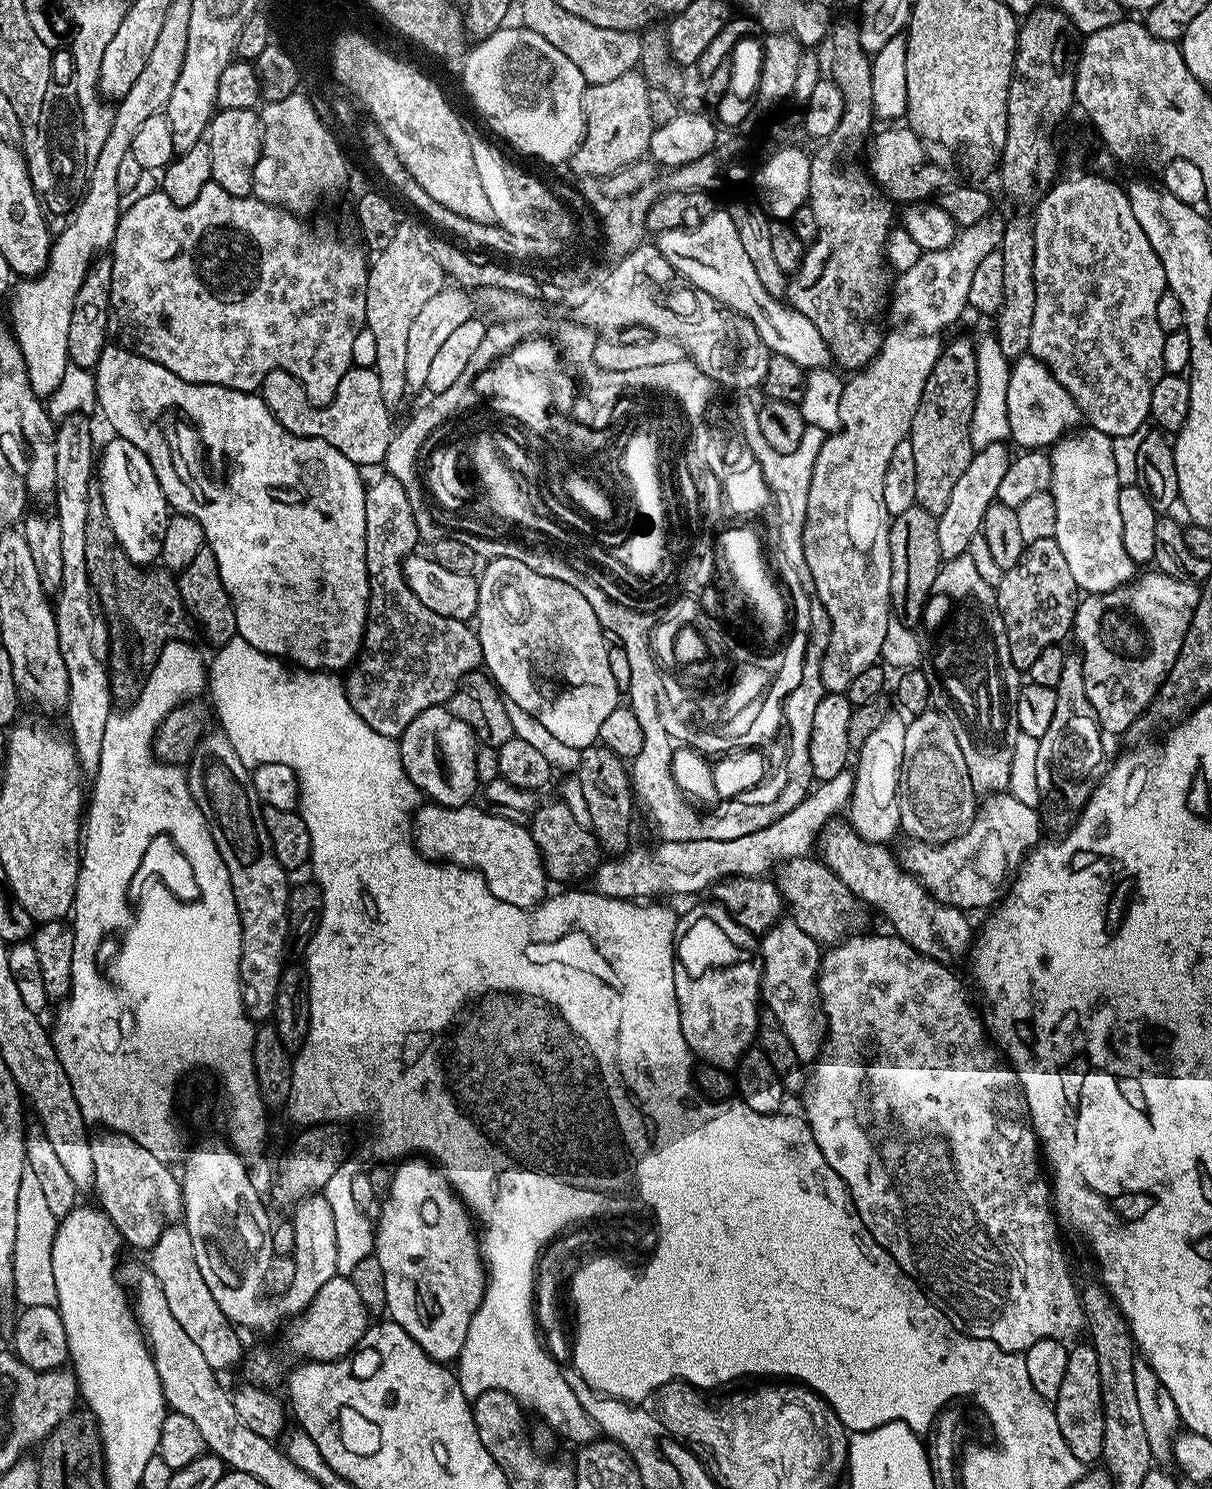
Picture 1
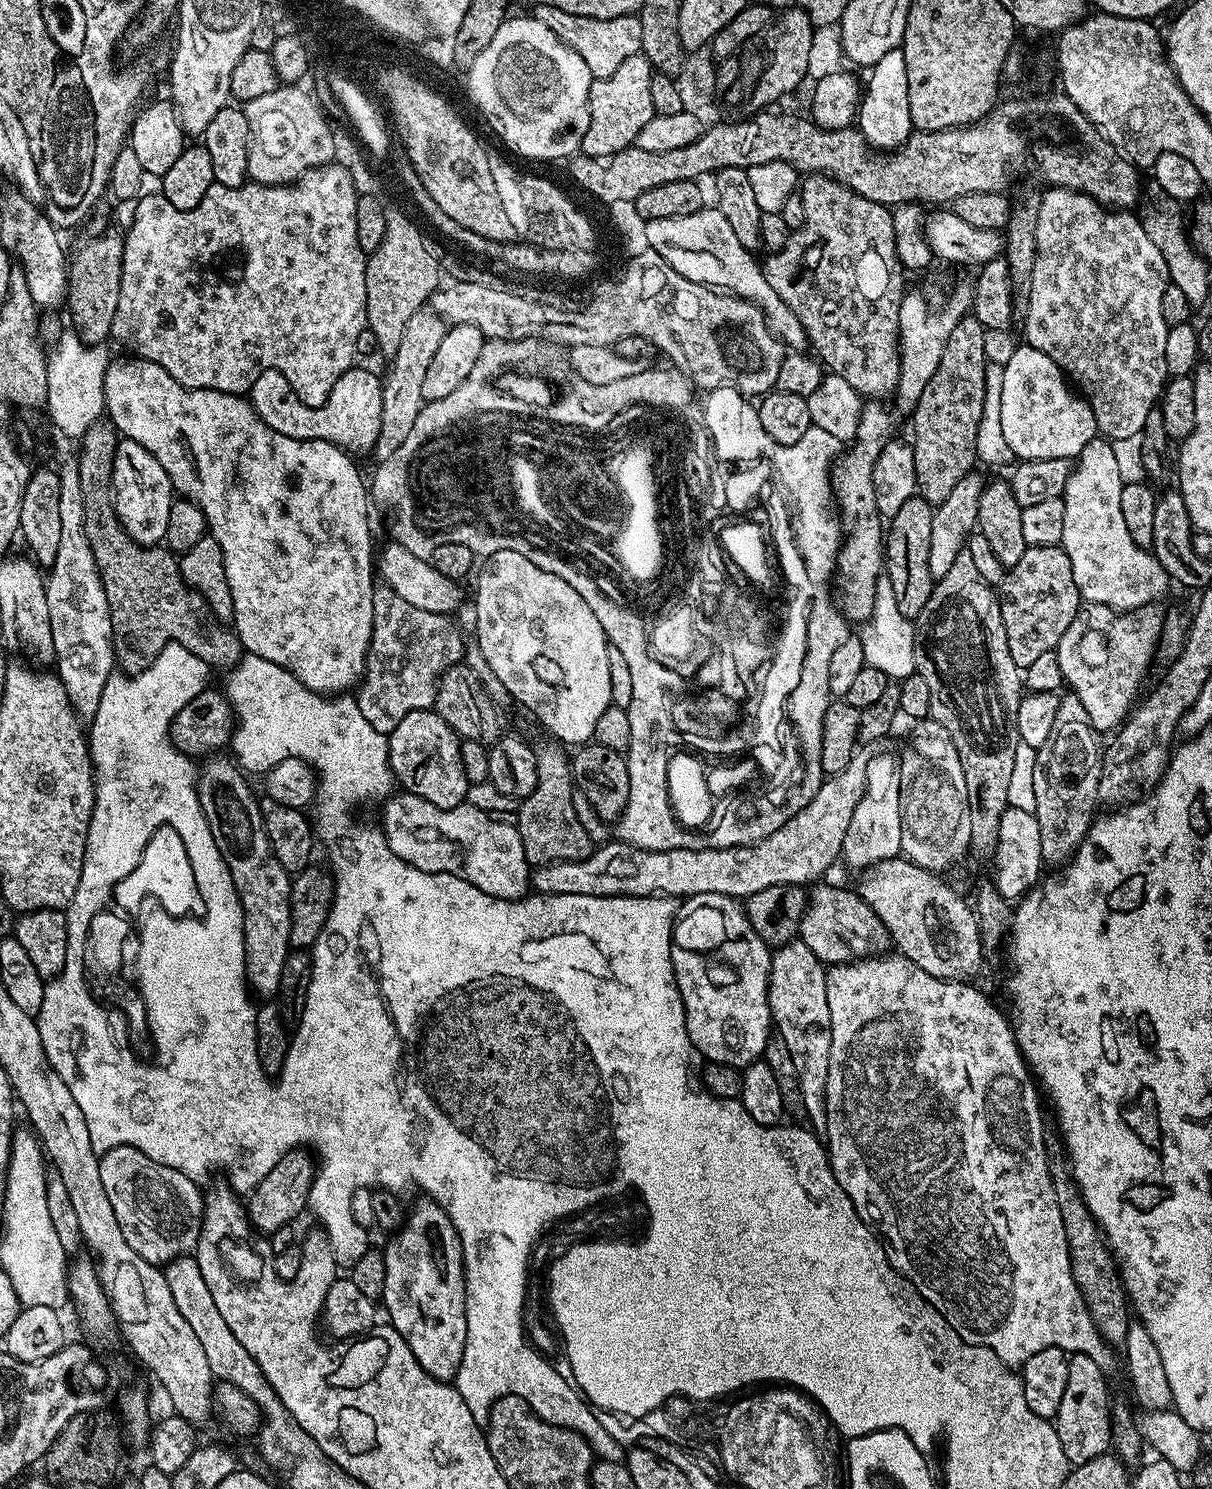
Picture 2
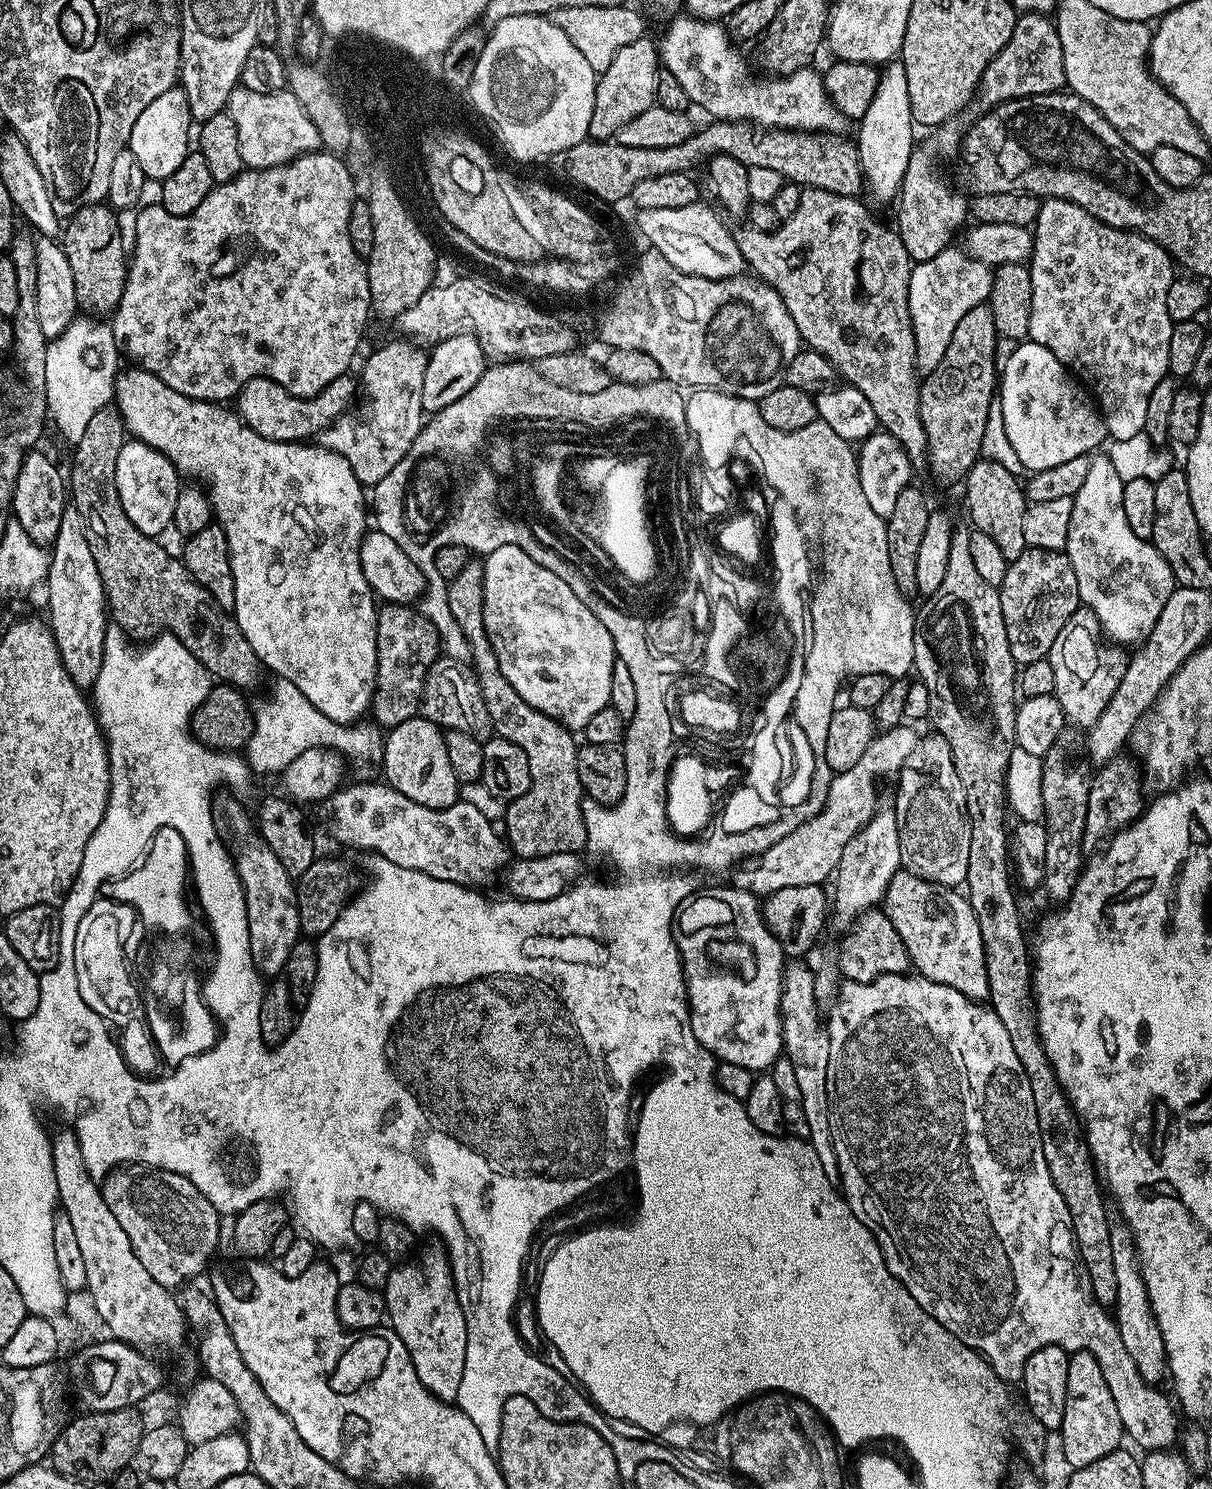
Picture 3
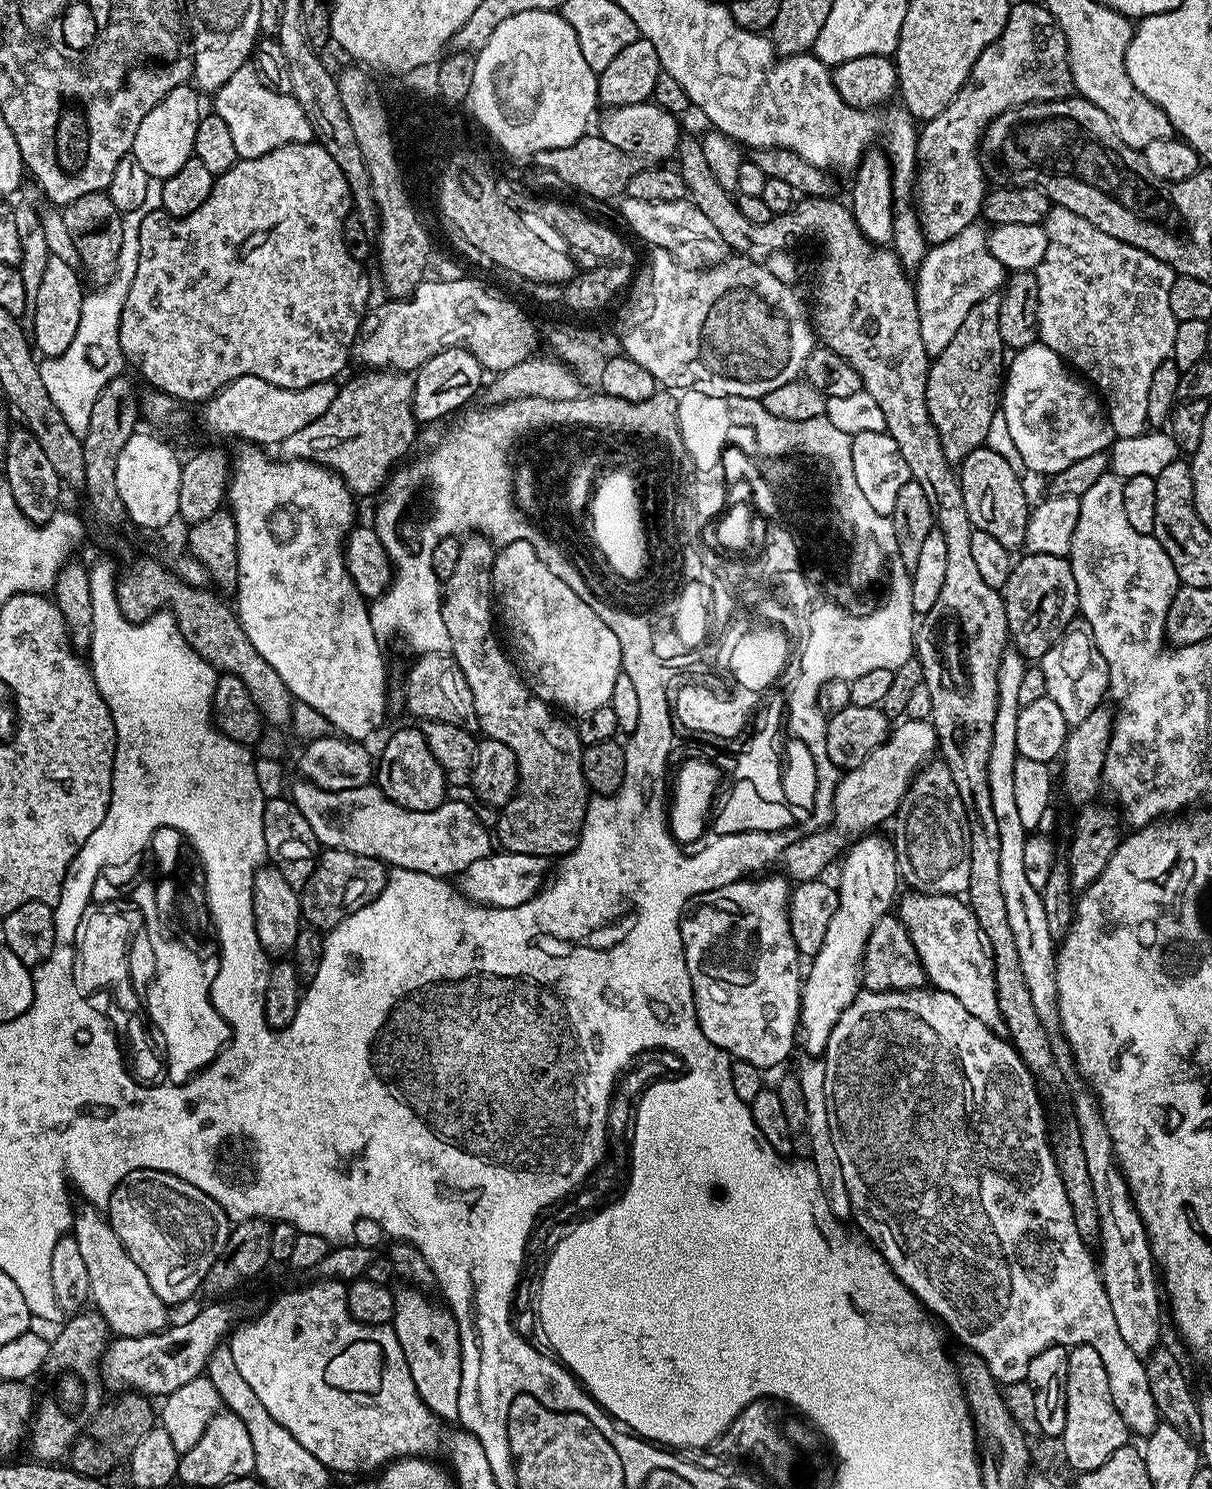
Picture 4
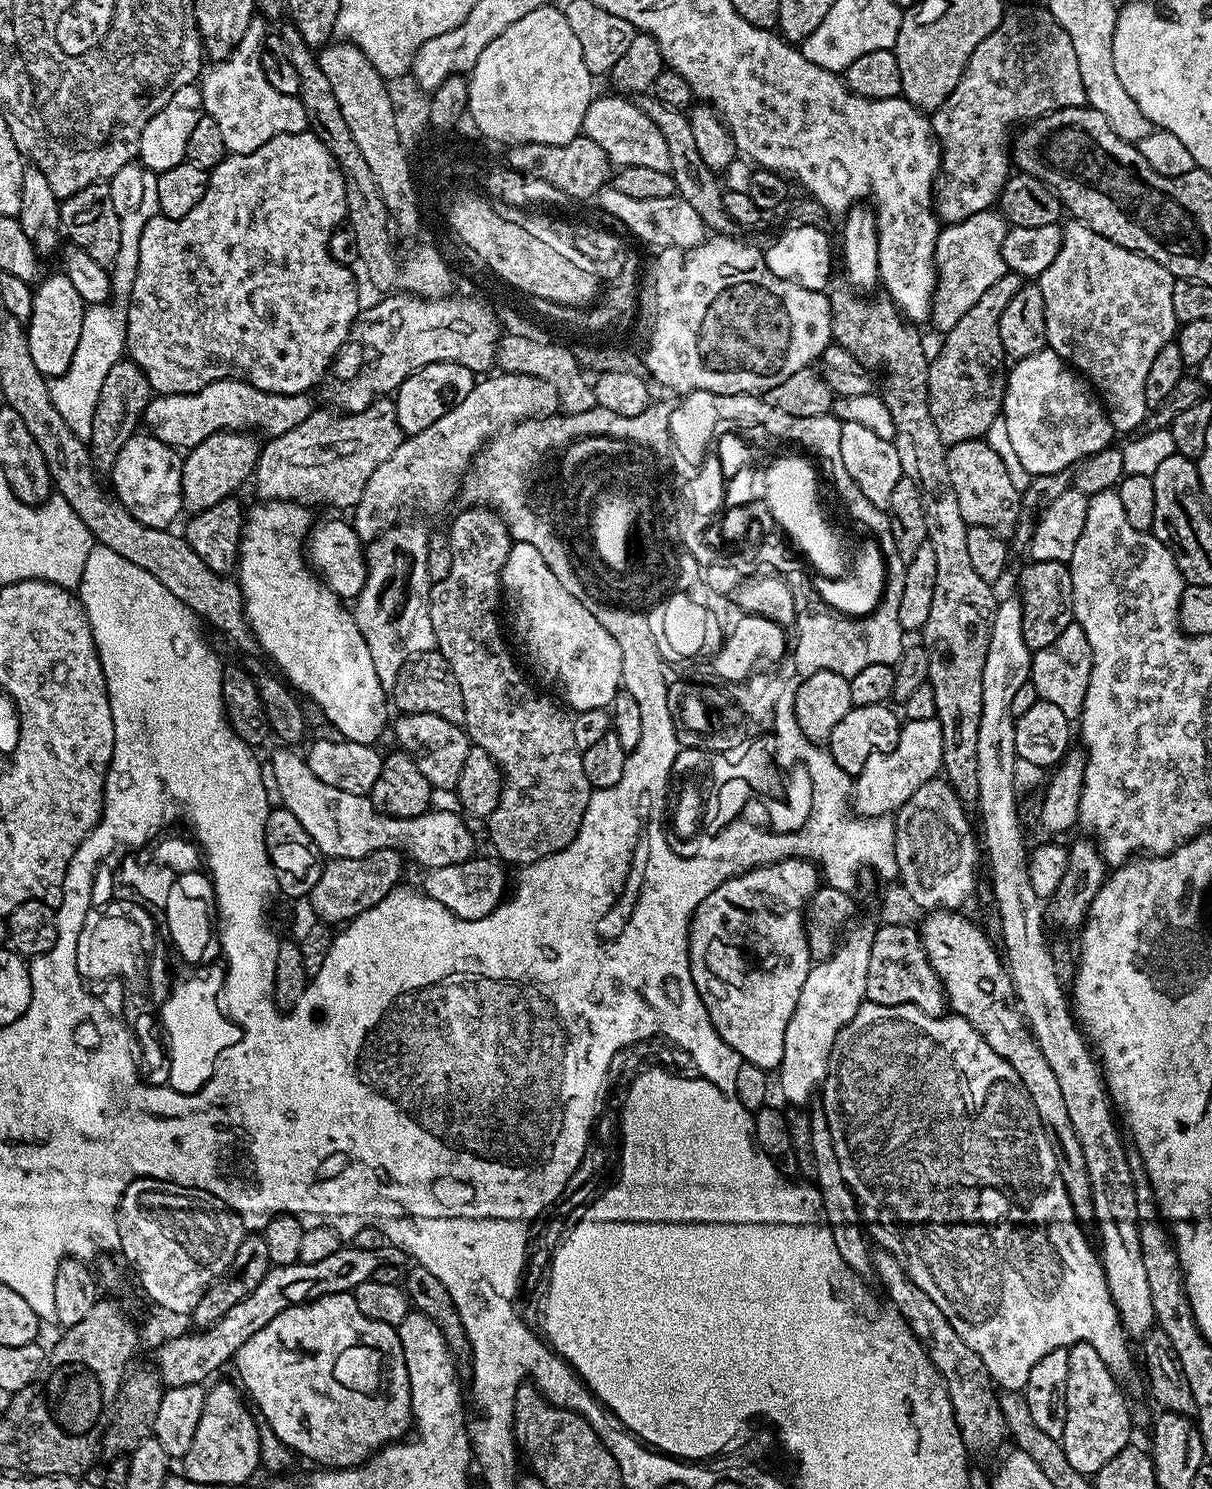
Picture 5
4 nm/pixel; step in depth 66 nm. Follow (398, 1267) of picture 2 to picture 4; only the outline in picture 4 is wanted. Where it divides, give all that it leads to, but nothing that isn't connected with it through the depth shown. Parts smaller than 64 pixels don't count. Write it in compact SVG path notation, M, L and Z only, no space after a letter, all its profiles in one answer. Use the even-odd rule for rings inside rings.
M411 1286L395 1293L396 1305L390 1327L396 1331L398 1342L406 1354L414 1386L422 1402L445 1422L458 1421L458 1394L462 1386L460 1361L460 1331L451 1311L443 1303L427 1300L423 1291Z

